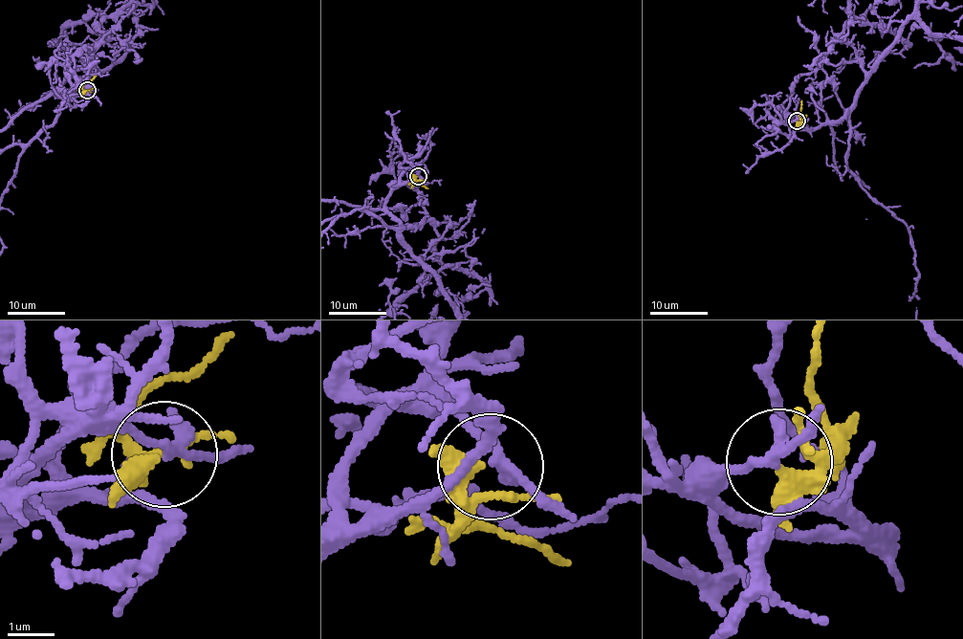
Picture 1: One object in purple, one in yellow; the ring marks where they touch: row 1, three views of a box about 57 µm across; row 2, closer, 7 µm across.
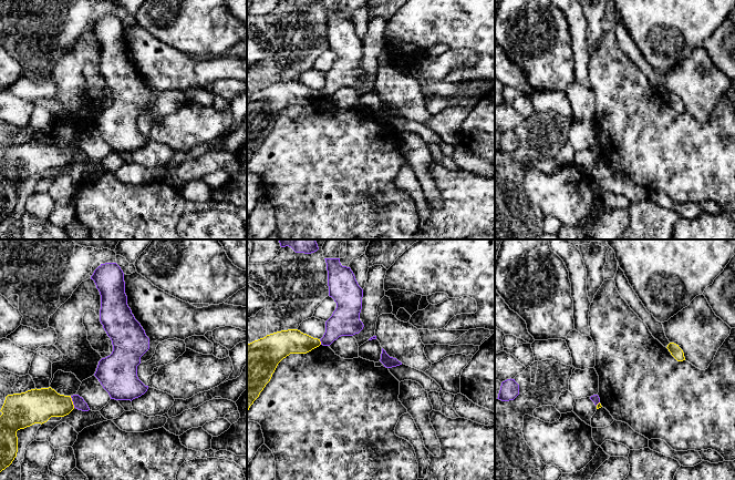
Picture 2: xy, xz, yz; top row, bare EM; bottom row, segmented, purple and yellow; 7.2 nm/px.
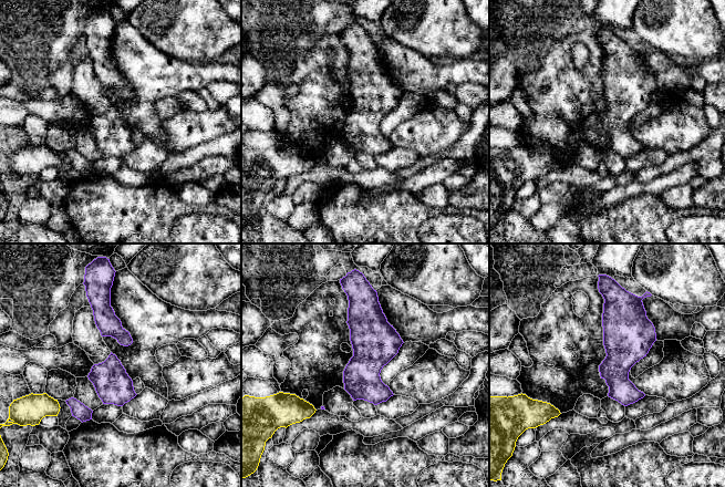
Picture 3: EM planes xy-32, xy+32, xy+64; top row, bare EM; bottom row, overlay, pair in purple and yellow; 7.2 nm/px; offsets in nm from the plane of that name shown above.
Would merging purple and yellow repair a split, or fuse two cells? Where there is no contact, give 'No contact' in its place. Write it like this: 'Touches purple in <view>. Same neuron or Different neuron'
Touches purple in xy. Different neuron

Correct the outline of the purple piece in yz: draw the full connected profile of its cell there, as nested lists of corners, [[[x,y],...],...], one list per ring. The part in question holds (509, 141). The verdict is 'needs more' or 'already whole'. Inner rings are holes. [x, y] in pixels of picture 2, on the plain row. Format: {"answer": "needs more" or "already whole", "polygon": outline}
{"answer": "already whole", "polygon": [[[507,131],[501,134],[498,150],[501,153],[514,152],[519,146],[519,136],[515,131]]]}

